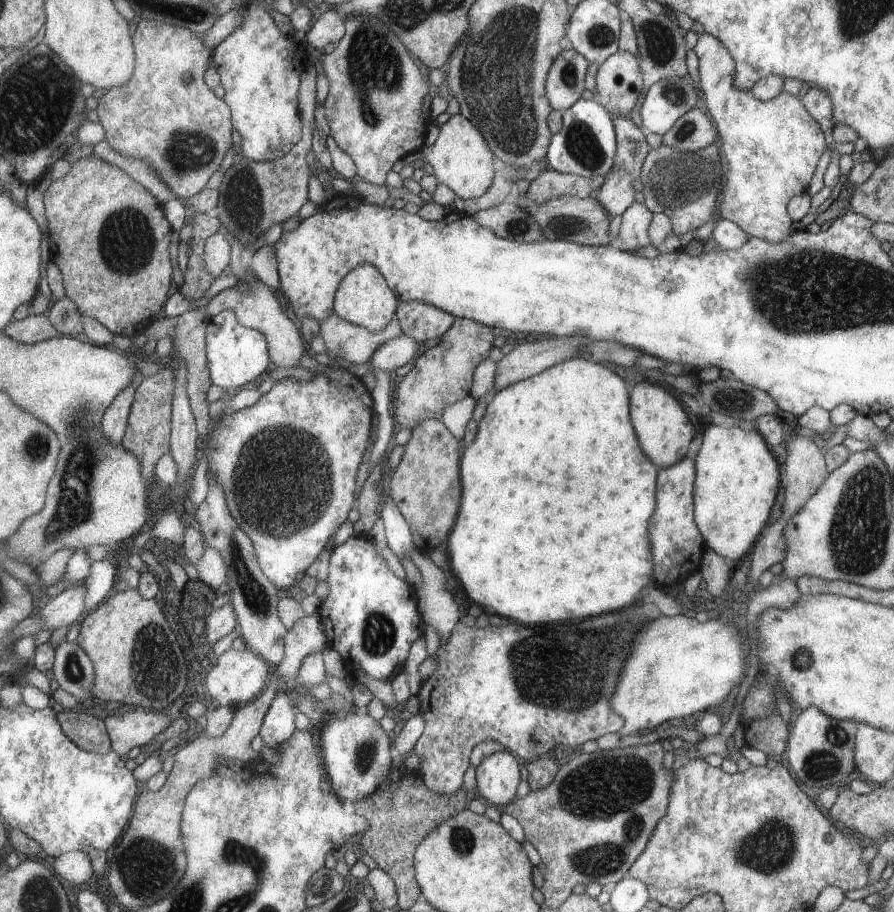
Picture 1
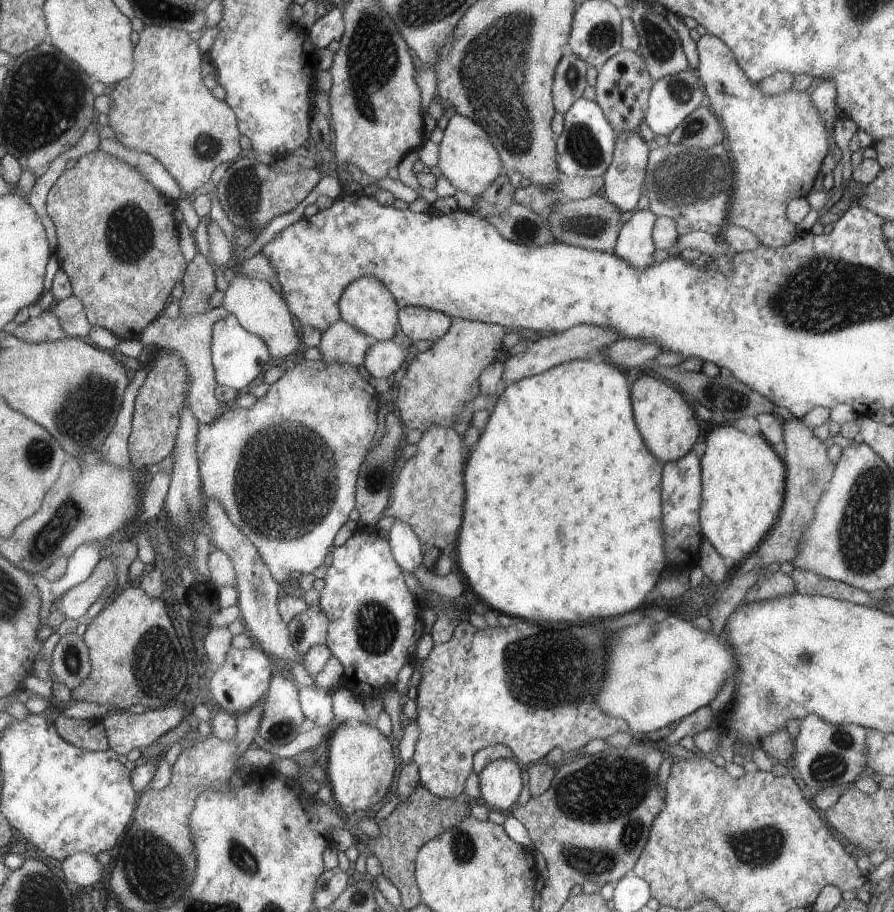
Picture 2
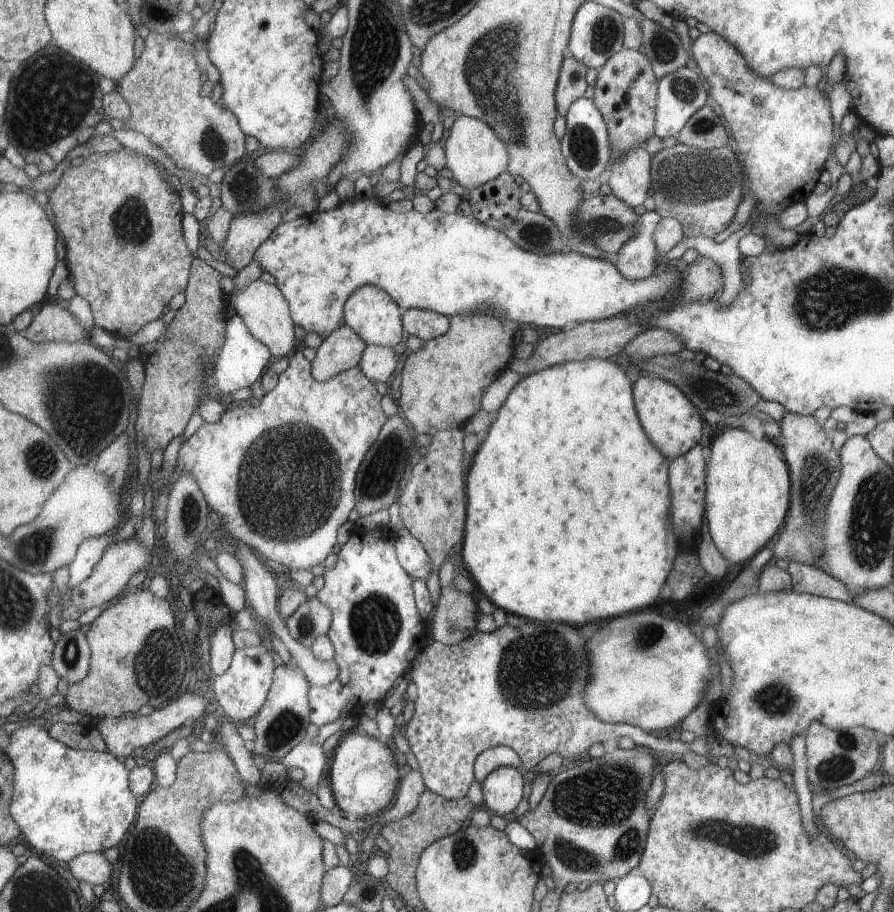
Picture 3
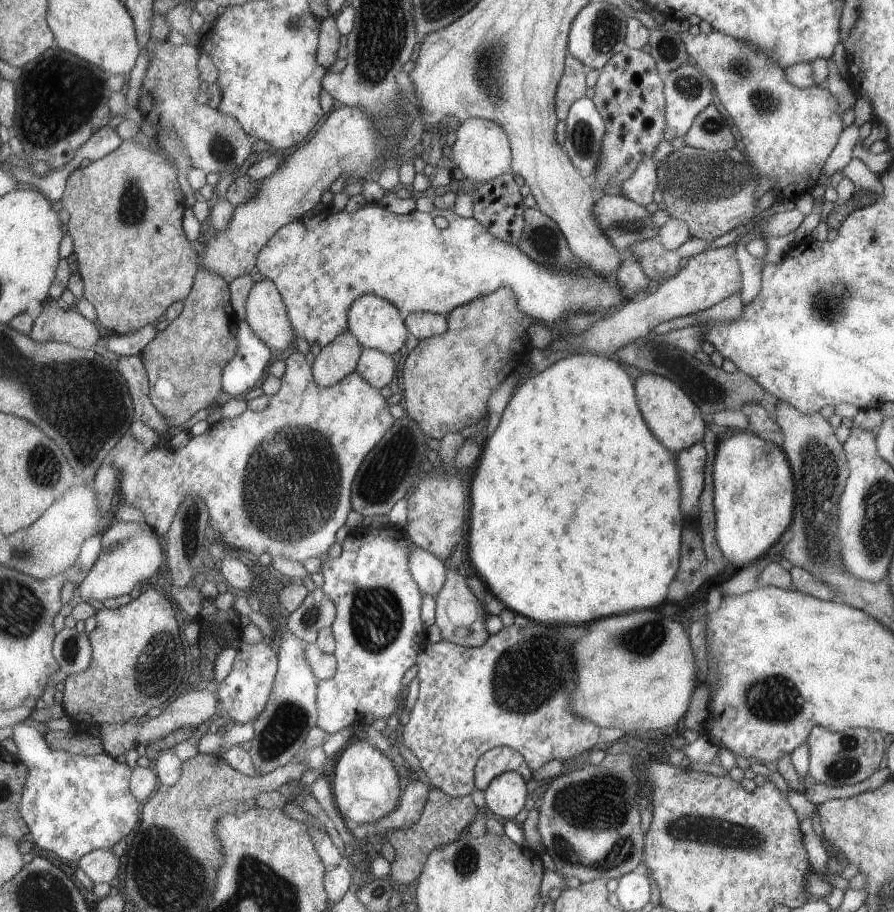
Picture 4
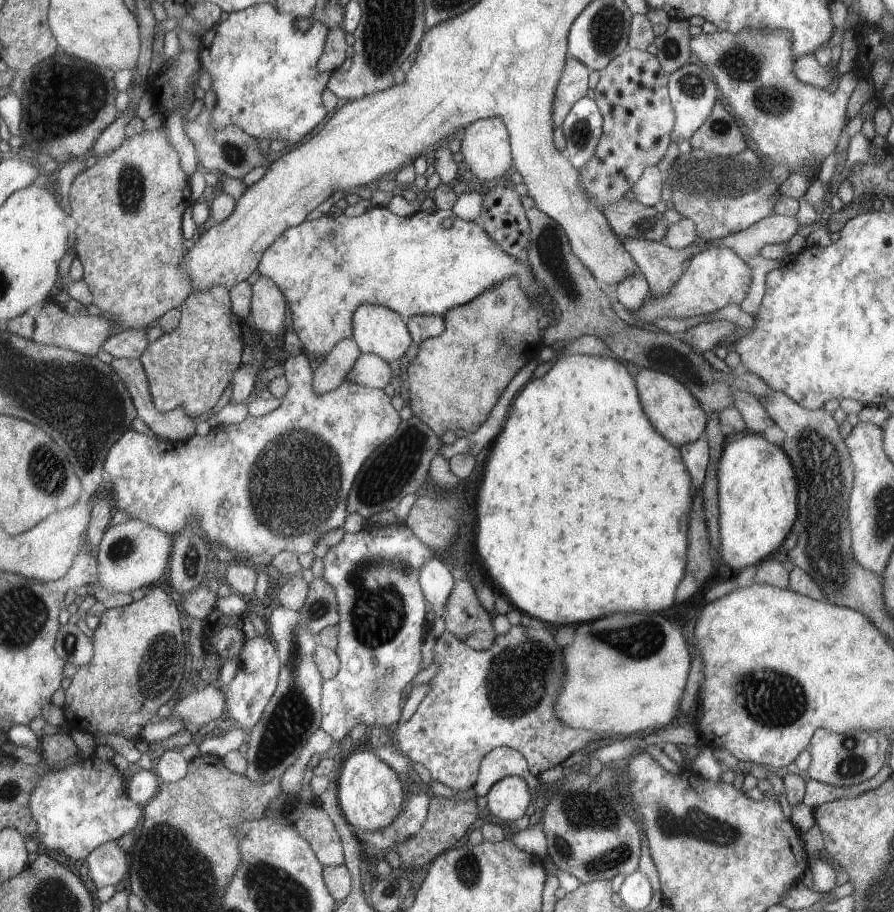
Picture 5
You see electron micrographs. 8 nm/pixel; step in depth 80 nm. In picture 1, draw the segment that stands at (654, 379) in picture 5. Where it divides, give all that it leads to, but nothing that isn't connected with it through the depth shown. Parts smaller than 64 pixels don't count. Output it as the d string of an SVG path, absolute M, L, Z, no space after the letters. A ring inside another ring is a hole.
M645 381L635 384L630 393L630 416L639 447L657 469L682 461L693 438L693 426L679 402L667 390Z

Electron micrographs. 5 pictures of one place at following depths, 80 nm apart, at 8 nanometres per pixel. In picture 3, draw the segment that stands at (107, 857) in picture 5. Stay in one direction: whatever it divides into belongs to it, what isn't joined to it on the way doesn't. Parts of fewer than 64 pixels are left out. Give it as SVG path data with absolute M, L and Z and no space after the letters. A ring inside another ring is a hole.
M84 853L69 864L71 876L89 884L107 886L113 876L114 865L103 853Z

